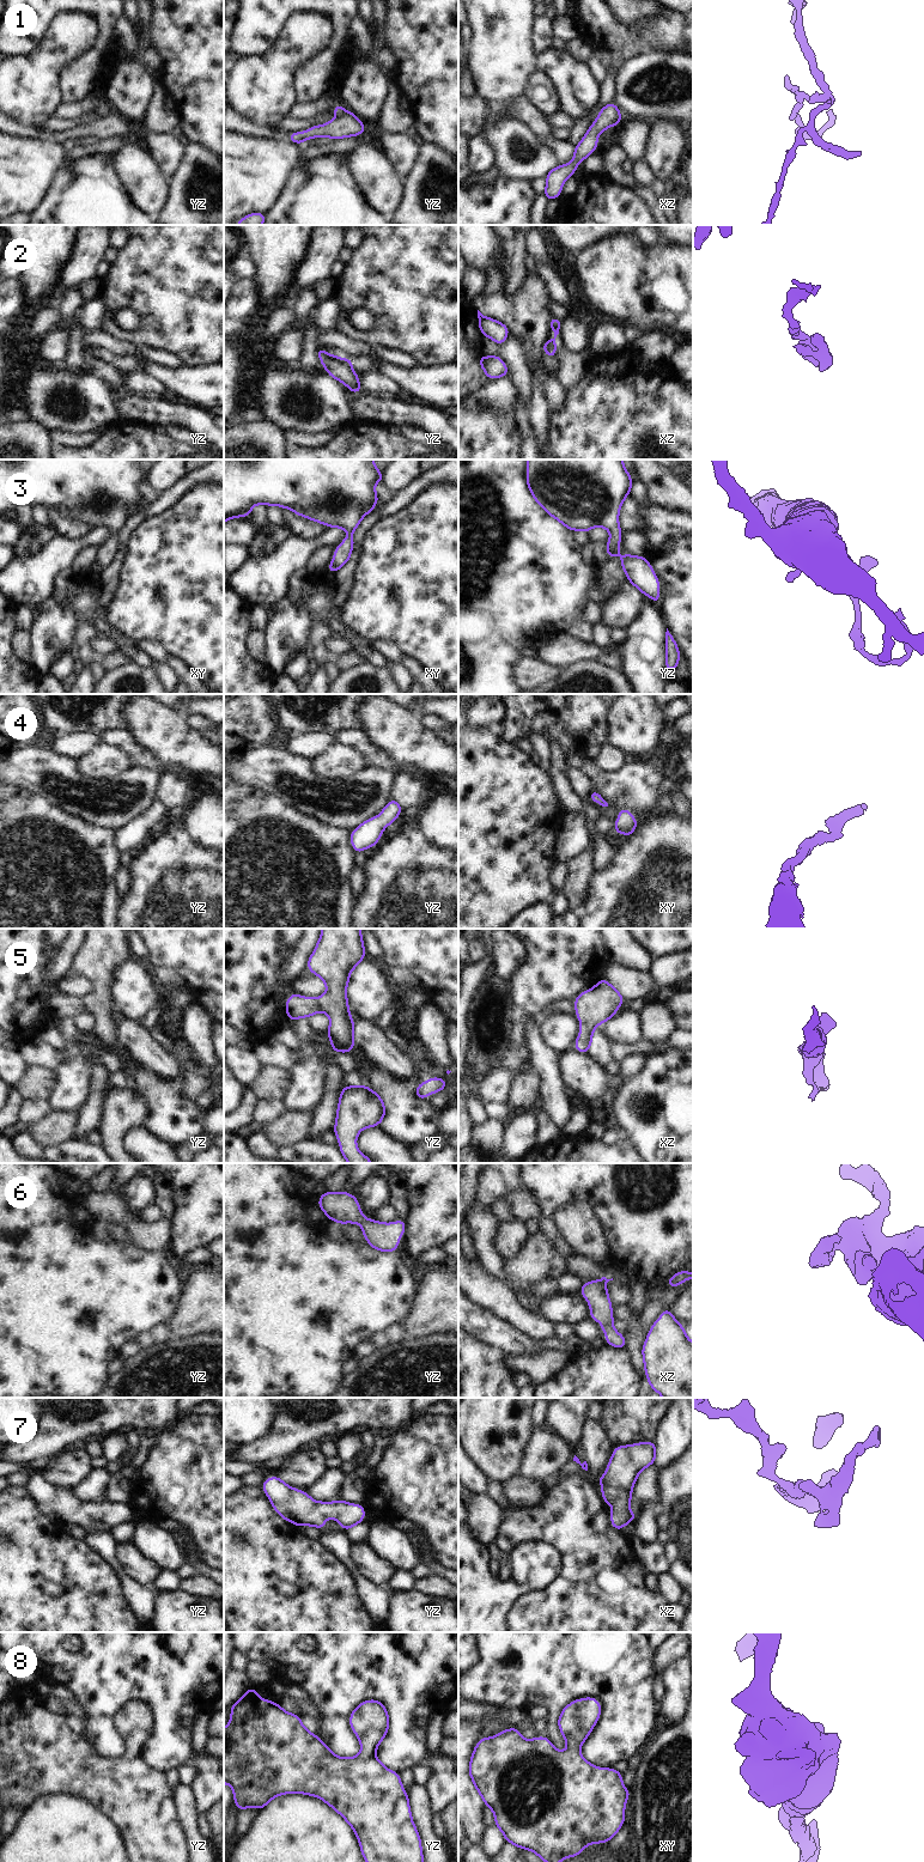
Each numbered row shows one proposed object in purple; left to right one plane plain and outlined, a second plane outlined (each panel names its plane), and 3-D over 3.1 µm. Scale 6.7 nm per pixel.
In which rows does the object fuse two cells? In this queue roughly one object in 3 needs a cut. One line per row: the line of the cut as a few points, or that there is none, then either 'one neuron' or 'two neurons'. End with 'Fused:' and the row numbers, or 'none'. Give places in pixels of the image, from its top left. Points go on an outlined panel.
1: cut in yz along (346, 113), (338, 117); two neurons
2: no cut; one neuron
3: no cut; one neuron
4: no cut; one neuron
5: no cut; one neuron
6: no cut; one neuron
7: no cut; one neuron
8: no cut; one neuron
Fused: 1

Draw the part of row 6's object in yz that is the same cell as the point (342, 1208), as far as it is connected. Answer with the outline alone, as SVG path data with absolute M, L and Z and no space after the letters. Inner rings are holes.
M324 1192L317 1205L323 1210L327 1218L340 1225L344 1223L360 1223L361 1234L371 1248L379 1252L396 1252L400 1239L403 1236L406 1222L397 1219L395 1223L381 1223L371 1221L361 1215L358 1199L349 1193Z

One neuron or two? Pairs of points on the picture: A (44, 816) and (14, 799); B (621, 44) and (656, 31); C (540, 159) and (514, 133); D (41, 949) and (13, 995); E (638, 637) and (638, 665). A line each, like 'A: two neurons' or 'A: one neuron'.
A: one neuron
B: one neuron
C: one neuron
D: one neuron
E: one neuron

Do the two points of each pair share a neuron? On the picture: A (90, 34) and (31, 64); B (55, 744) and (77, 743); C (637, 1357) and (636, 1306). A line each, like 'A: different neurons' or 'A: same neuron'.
A: same neuron
B: same neuron
C: same neuron

